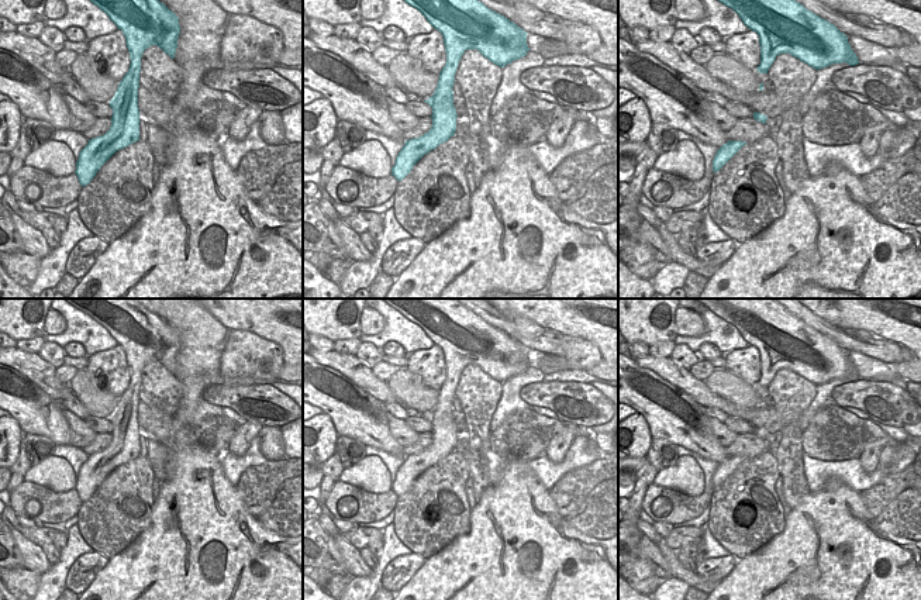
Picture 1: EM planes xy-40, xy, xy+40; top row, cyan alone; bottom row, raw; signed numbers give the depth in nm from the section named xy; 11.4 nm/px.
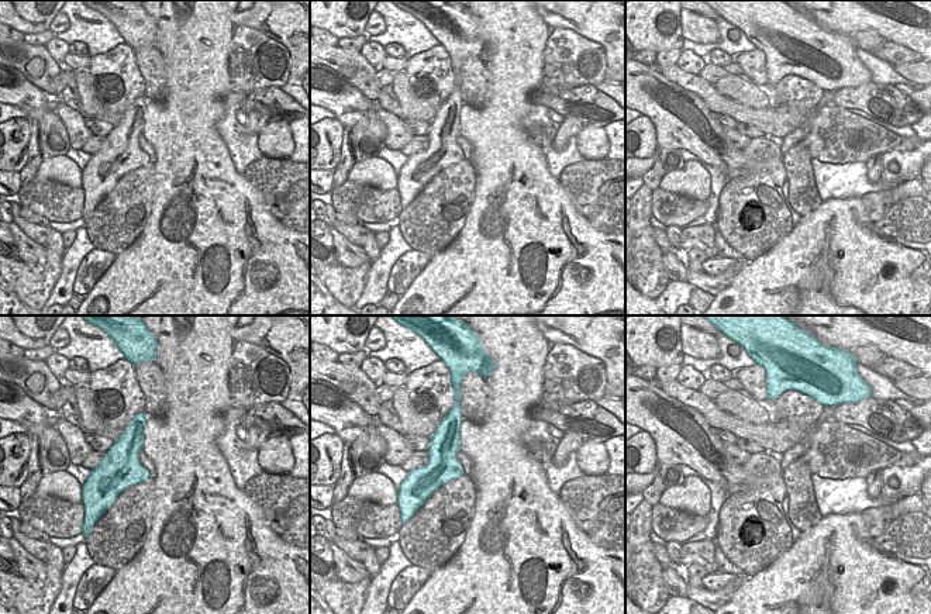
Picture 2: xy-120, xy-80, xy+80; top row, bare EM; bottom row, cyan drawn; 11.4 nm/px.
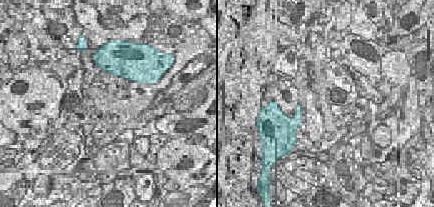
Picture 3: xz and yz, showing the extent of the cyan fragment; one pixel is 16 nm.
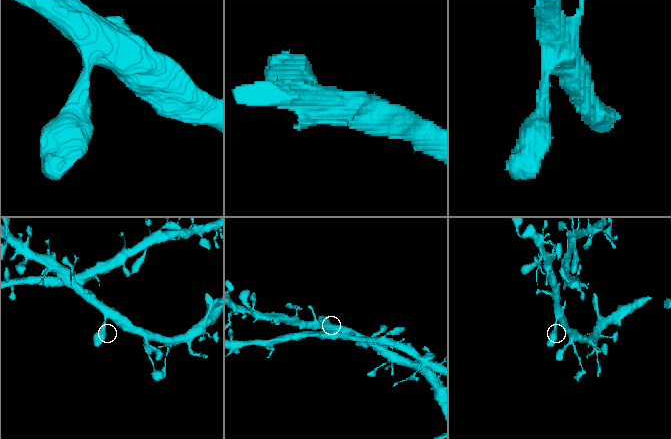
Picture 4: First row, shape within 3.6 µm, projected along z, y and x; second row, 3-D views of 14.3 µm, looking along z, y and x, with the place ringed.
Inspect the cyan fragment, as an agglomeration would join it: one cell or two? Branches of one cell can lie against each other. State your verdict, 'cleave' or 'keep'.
keep

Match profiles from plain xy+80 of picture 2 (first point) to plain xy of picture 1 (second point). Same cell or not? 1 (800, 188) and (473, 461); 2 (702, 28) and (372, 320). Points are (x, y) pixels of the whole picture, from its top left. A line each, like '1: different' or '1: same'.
1: same
2: same

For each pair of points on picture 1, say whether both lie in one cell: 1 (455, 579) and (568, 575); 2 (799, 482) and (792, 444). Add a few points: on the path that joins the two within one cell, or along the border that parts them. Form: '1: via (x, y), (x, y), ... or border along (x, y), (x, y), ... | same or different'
1: via (483, 578), (540, 578) | same
2: via (792, 472), (792, 454) | same

